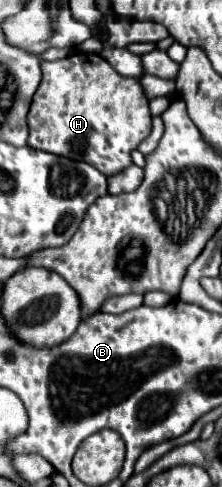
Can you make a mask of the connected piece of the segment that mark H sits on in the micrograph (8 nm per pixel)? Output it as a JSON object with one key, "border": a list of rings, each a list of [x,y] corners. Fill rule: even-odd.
{"border":[[[75,52],[63,60],[41,62],[43,80],[33,96],[27,144],[71,160],[83,160],[113,176],[131,164],[131,150],[149,134],[151,112],[137,78],[123,78],[99,54]]]}

